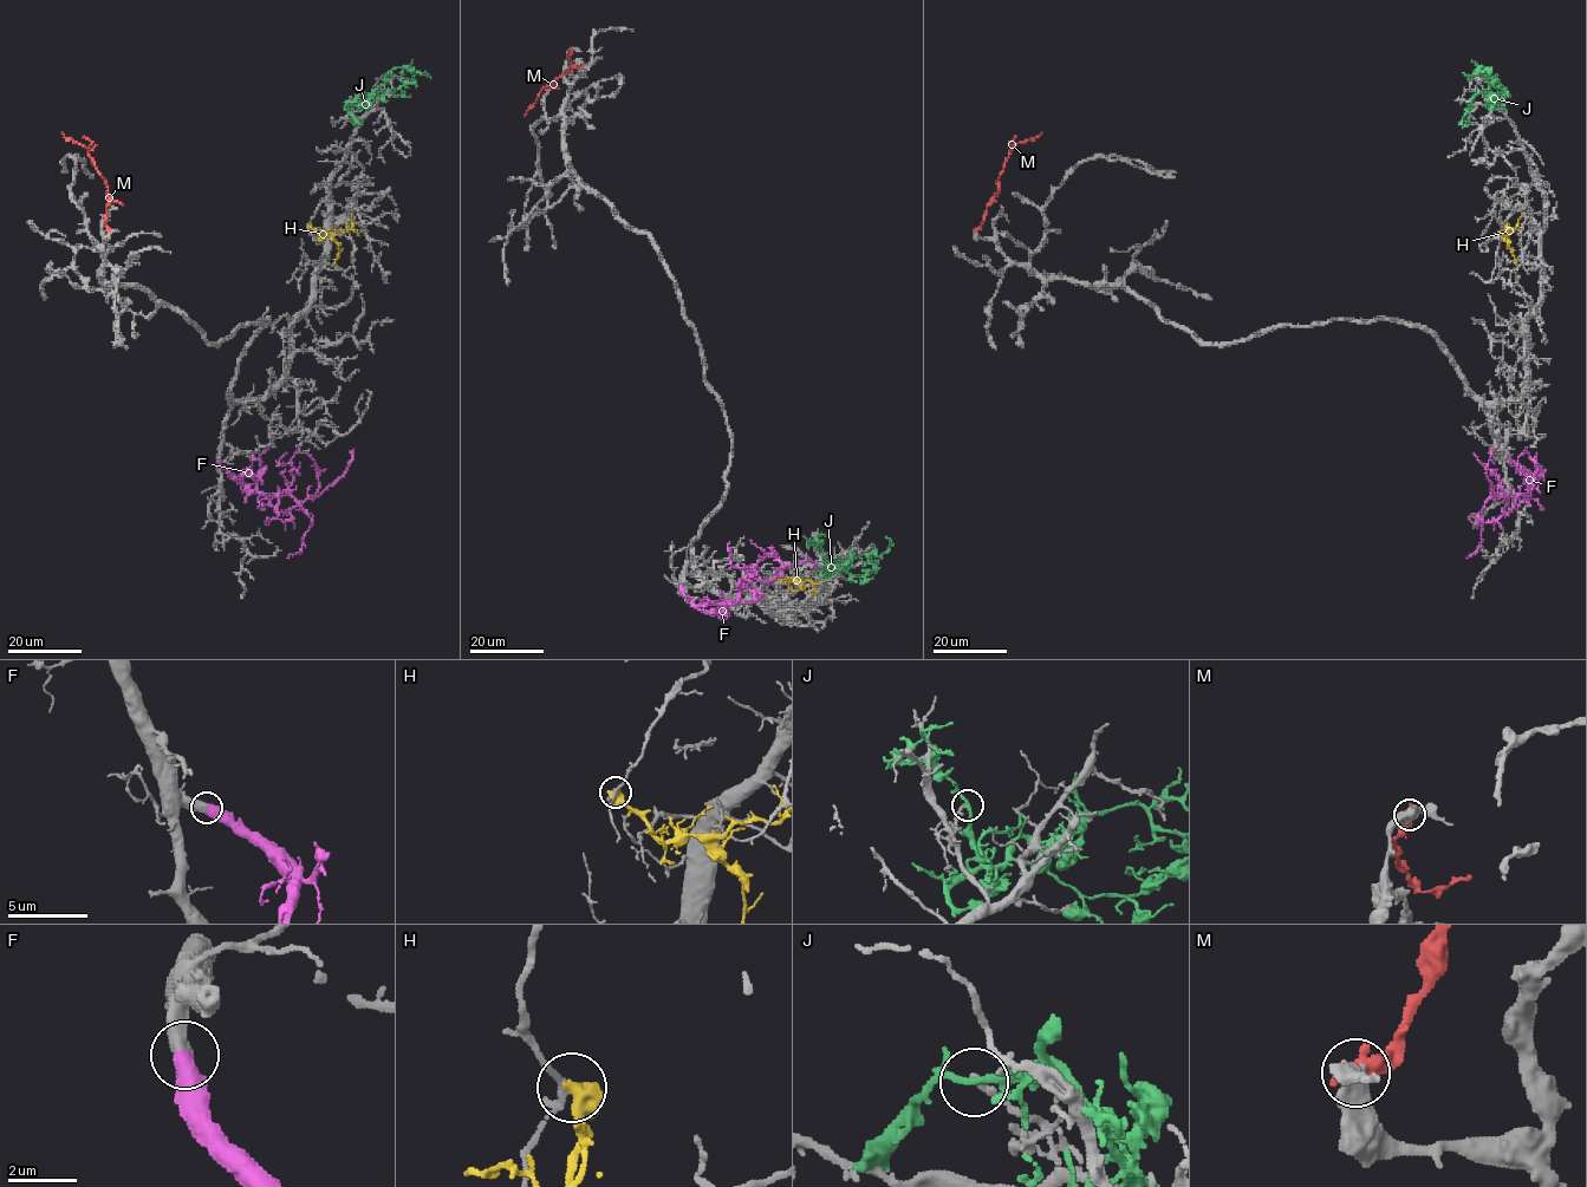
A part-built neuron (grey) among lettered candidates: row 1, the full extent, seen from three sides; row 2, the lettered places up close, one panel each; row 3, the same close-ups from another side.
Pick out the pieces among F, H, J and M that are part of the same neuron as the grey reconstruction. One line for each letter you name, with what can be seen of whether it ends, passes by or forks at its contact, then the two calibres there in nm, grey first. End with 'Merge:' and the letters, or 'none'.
F: it ends there; 480 nm thick on the grey side, 600 nm on the other
Merge: F

